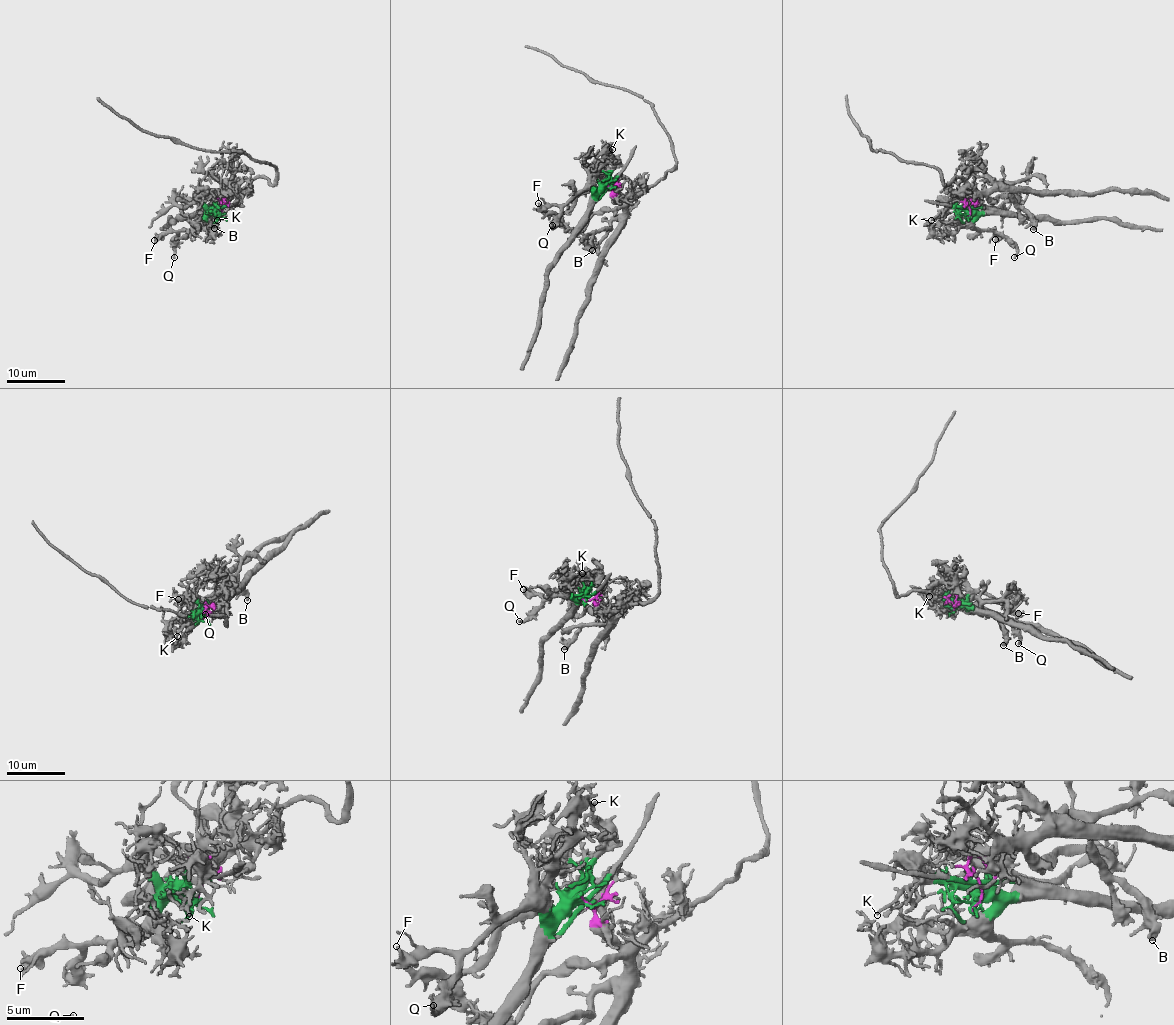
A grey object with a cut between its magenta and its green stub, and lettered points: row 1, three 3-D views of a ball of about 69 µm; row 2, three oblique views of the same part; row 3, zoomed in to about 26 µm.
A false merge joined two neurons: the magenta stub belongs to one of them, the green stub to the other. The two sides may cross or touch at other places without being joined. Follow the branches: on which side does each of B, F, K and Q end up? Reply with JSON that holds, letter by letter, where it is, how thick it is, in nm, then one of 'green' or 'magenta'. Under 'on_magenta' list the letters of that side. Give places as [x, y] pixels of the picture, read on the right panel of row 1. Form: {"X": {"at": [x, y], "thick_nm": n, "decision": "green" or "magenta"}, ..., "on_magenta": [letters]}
{"B": {"at": [1033, 229], "thick_nm": 320, "decision": "magenta"}, "F": {"at": [995, 239], "thick_nm": 200, "decision": "green"}, "K": {"at": [931, 220], "thick_nm": 110, "decision": "green"}, "Q": {"at": [1014, 257], "thick_nm": 190, "decision": "green"}, "on_magenta": ["B"]}

